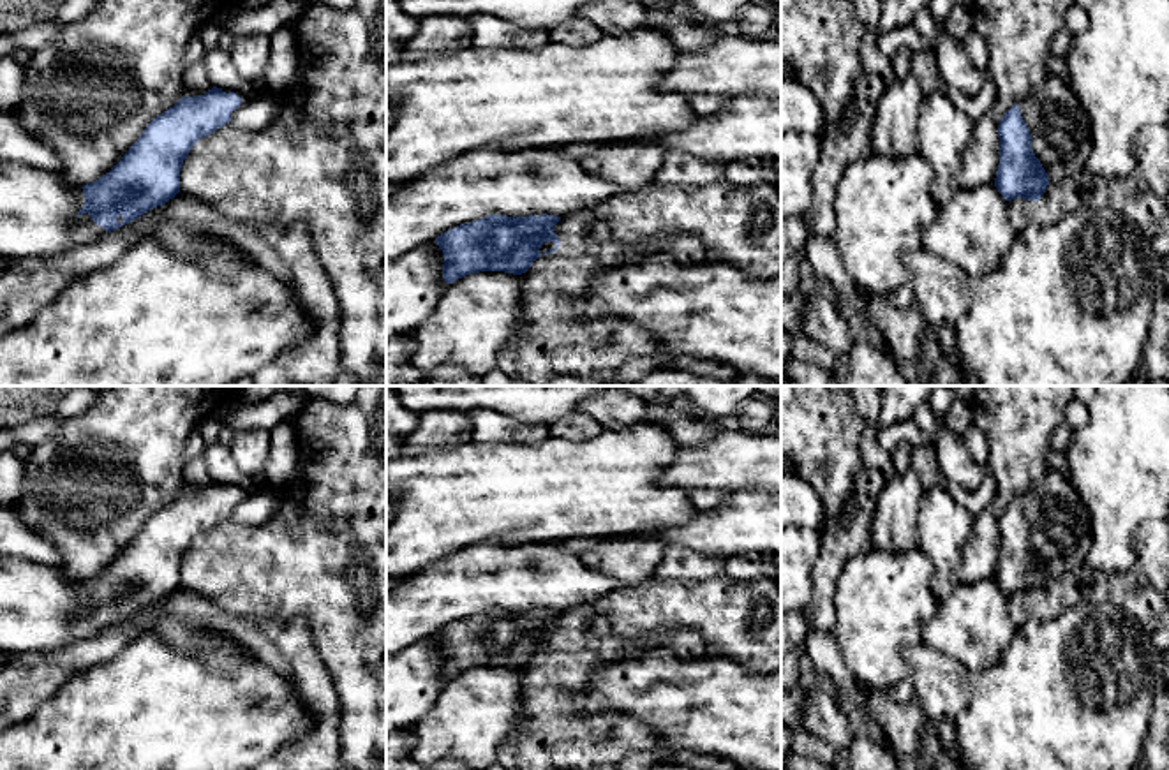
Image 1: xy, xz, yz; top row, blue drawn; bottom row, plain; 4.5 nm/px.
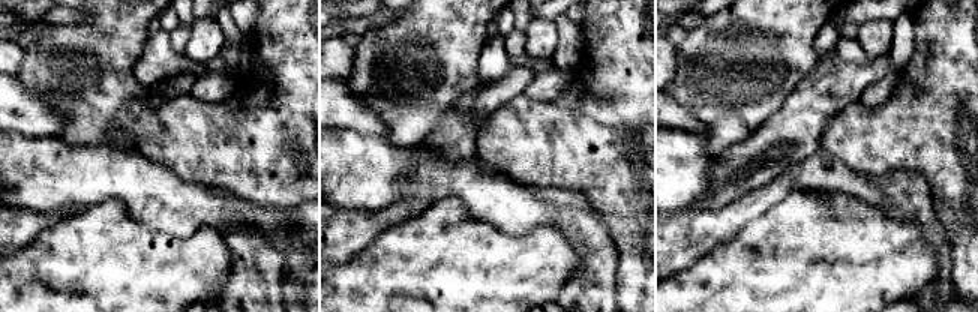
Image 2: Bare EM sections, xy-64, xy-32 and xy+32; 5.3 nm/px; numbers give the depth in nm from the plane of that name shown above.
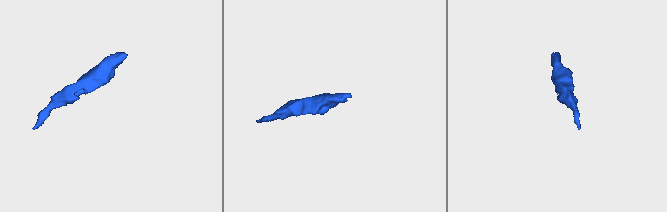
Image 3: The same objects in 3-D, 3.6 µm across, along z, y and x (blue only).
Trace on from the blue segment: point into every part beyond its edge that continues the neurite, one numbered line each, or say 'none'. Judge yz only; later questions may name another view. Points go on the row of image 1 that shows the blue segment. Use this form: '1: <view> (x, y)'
1: yz (1060, 127)

